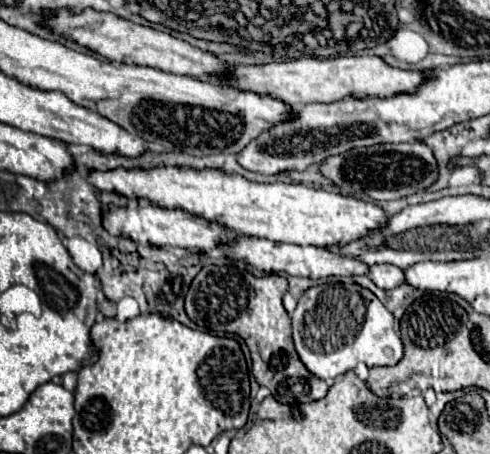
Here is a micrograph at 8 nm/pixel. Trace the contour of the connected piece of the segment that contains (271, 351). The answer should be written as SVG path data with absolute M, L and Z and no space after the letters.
M236 264L224 266L204 266L192 280L186 294L186 314L188 318L210 332L228 332L240 336L252 354L252 374L260 386L266 386L272 396L282 404L304 404L326 396L328 384L314 378L302 366L294 344L290 316L282 306L282 296L288 290L284 276L252 276L236 268Z

